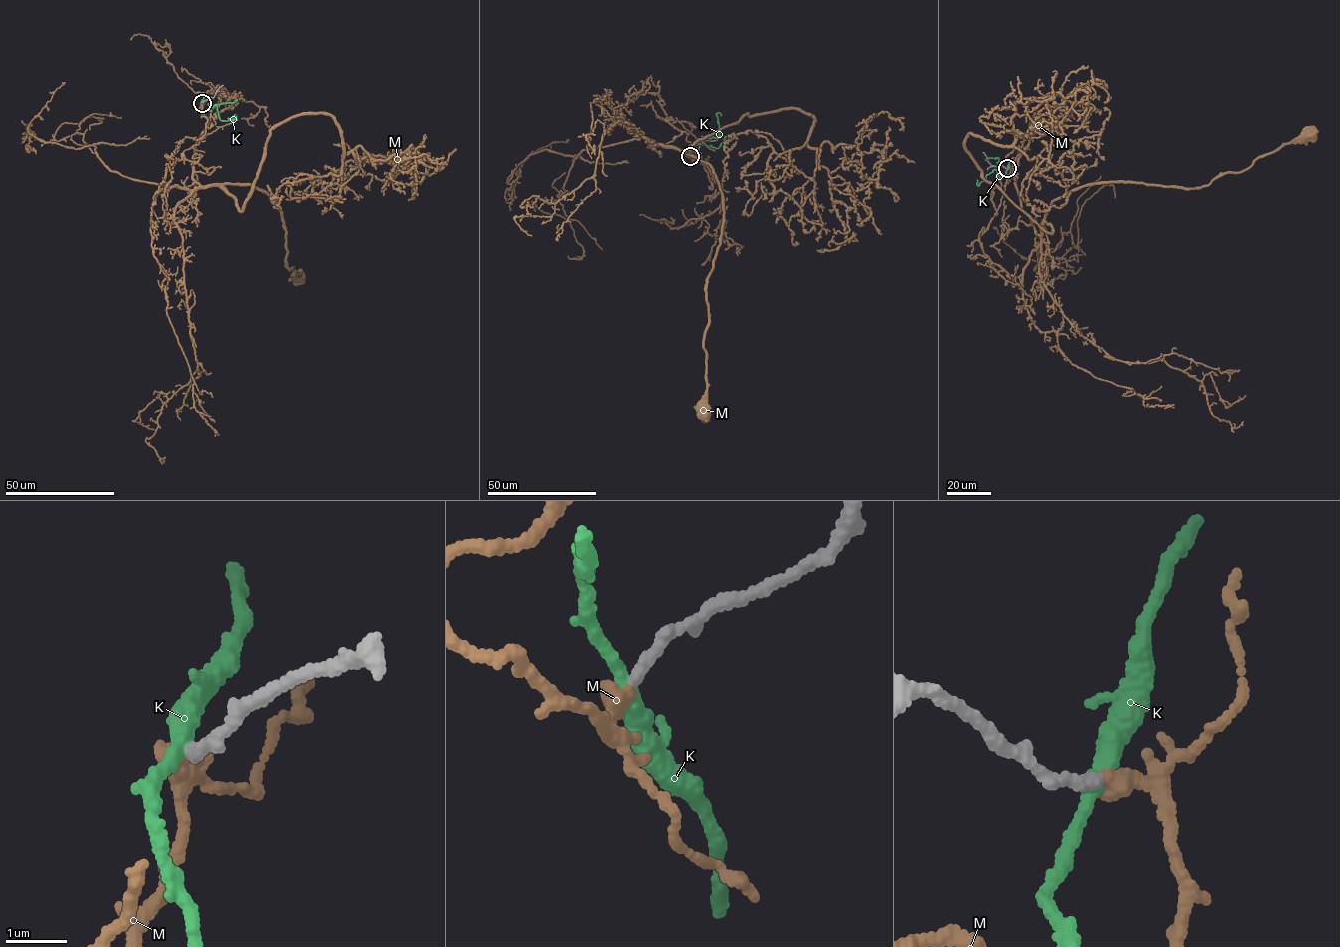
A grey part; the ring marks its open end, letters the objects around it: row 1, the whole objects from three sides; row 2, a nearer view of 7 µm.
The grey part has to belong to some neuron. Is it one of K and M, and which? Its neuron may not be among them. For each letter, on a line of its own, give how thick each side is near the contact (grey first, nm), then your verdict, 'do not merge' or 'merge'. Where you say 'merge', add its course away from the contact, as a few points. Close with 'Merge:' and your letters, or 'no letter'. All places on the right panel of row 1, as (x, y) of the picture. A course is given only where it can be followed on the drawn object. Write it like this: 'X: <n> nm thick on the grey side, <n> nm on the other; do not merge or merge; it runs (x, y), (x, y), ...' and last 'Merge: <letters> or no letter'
K: 220 nm thick on the grey side, 280 nm on the other; do not merge
M: 220 nm thick on the grey side, 240 nm on the other; merge; it runs (1007, 168), (1015, 175), (1023, 210), (1040, 234), (1053, 201), (1083, 186), (1122, 180), (1205, 186), (1306, 135)
Merge: M

